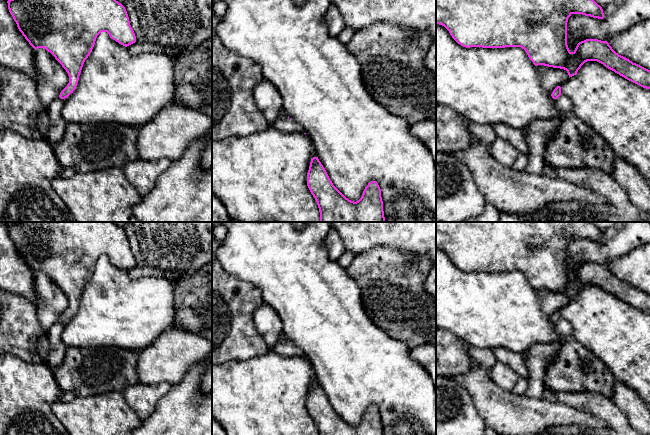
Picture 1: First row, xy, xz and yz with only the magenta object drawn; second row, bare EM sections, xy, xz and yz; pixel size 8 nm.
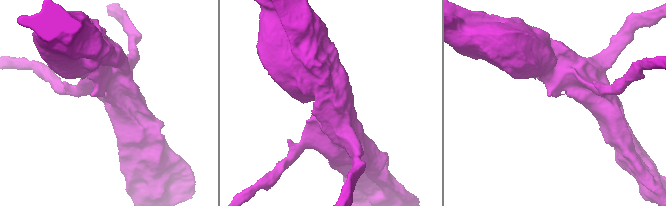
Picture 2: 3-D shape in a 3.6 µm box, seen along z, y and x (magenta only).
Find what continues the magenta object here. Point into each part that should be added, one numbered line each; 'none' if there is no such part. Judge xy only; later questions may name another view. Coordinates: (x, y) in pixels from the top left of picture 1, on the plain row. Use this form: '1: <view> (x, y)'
1: xy (57, 347)

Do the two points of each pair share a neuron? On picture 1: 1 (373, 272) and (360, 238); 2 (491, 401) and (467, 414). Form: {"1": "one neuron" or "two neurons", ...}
{"1": "two neurons", "2": "two neurons"}

